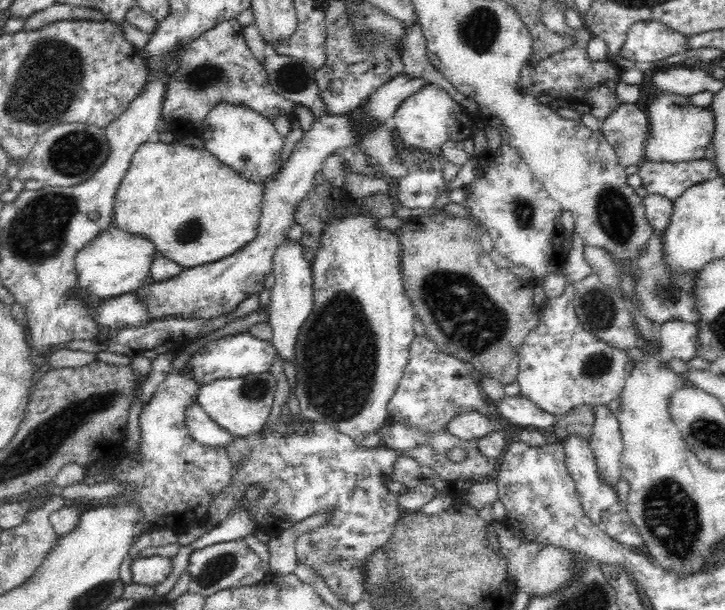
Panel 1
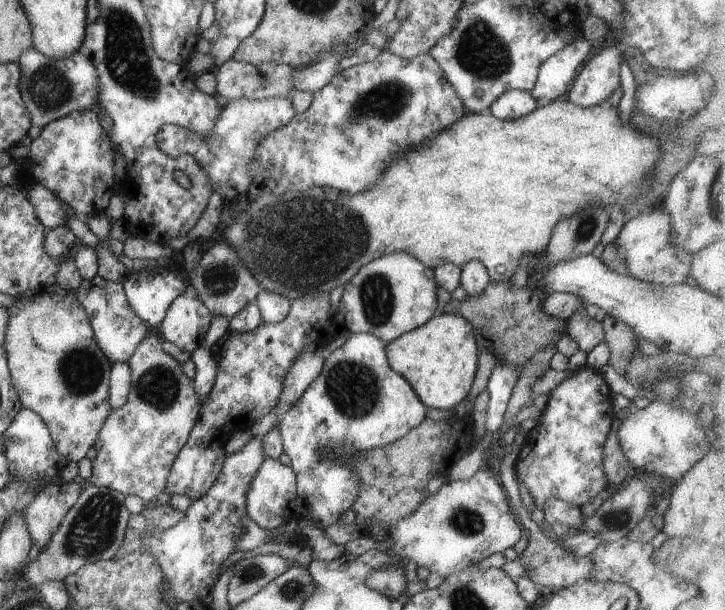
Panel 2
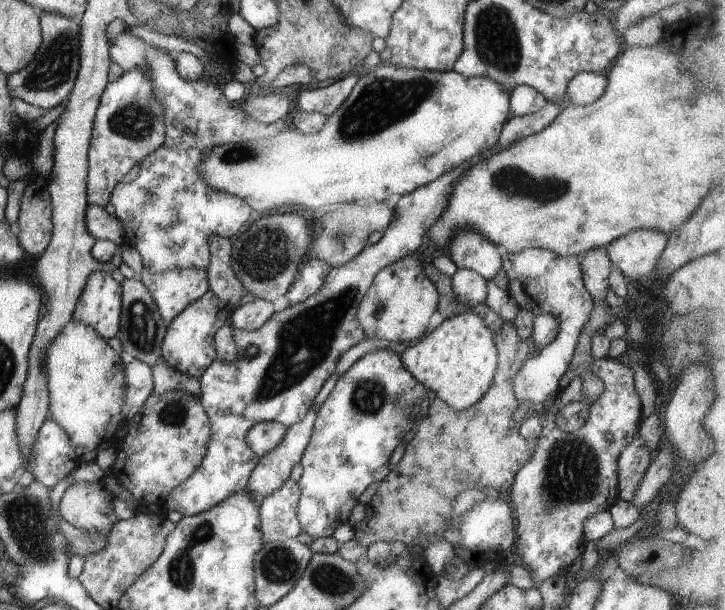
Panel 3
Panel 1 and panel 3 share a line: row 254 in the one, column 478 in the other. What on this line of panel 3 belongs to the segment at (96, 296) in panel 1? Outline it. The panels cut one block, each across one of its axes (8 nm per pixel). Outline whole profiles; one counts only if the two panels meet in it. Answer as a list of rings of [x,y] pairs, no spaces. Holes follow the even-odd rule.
[[[382,62],[371,71],[360,76],[350,96],[348,96],[334,114],[328,117],[327,123],[319,133],[304,135],[294,128],[286,128],[276,134],[276,136],[262,138],[256,141],[217,144],[203,152],[202,160],[197,166],[197,171],[208,186],[215,188],[216,191],[227,192],[245,200],[248,206],[251,206],[254,210],[258,210],[258,212],[296,209],[306,215],[316,215],[332,210],[341,203],[373,201],[379,204],[389,196],[392,196],[392,194],[402,197],[410,194],[417,188],[430,184],[433,180],[440,178],[445,172],[451,171],[457,166],[486,154],[499,141],[504,125],[512,118],[510,95],[510,89],[507,89],[503,84],[488,77],[467,77],[454,70],[445,73],[427,70],[421,71],[420,69],[407,69],[394,66],[389,62]]]

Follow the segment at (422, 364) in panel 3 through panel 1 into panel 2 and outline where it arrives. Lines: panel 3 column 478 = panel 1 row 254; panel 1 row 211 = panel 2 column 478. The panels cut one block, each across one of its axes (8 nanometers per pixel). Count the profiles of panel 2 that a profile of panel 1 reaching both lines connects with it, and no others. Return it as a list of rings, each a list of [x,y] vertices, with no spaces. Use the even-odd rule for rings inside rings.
[[[441,313],[418,329],[385,346],[389,366],[412,386],[428,408],[448,410],[467,397],[477,372],[478,346],[471,324],[460,316]]]

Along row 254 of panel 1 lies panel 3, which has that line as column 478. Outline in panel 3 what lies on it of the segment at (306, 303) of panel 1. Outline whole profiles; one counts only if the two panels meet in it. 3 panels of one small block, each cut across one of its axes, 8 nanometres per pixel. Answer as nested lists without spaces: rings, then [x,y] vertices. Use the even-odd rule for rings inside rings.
[[[458,269],[451,276],[451,287],[455,298],[464,307],[482,304],[488,294],[487,280],[476,271],[468,269]]]

